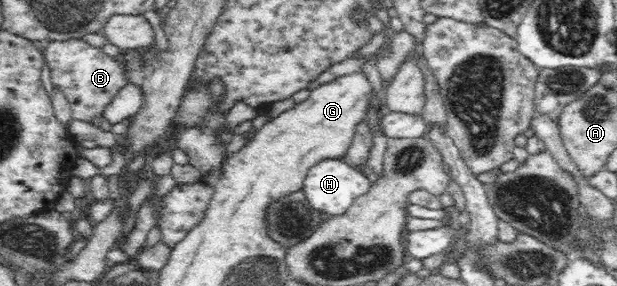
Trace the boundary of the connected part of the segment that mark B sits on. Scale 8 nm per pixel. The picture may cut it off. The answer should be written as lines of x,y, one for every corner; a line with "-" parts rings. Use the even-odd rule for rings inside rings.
83,39
45,42
42,50
45,66
54,89
59,89
69,102
72,118
86,123
103,123
105,108
128,82
126,66
117,57
107,55

